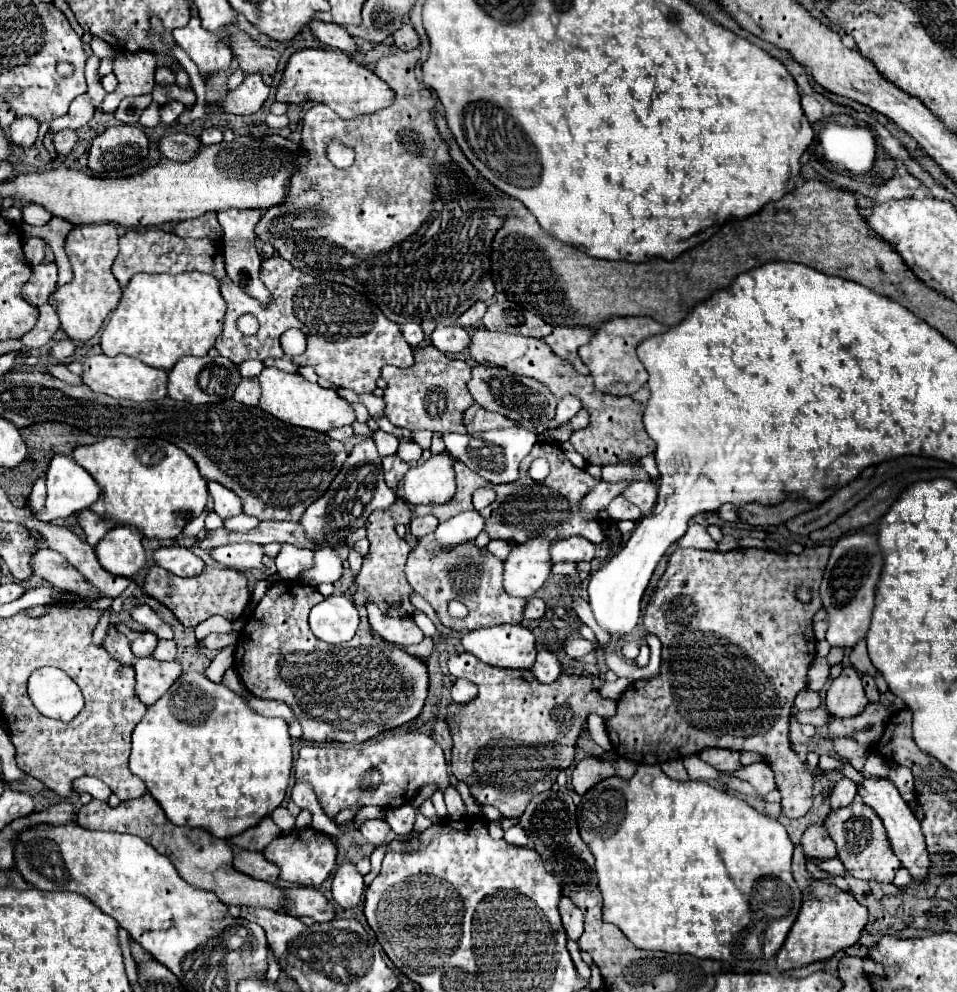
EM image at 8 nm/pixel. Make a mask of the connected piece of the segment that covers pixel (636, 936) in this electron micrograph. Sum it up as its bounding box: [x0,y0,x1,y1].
[576,764,802,972]

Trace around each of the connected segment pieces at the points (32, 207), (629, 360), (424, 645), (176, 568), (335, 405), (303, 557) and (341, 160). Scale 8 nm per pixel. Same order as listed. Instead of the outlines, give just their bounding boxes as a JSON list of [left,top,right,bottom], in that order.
[[22,204,52,226],[578,316,666,396],[392,638,434,660],[154,546,204,578],[258,368,354,432],[276,544,314,580],[328,140,354,168]]

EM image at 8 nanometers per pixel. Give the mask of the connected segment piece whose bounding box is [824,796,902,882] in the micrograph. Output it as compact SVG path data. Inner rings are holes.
M860 796L854 798L852 804L846 808L830 812L830 816L824 820L824 826L838 848L838 858L842 860L844 868L850 876L860 880L876 880L876 882L892 882L896 870L900 870L900 860L896 854L892 854L892 848L888 846L888 836L884 830L884 824L880 822L878 814L862 802Z

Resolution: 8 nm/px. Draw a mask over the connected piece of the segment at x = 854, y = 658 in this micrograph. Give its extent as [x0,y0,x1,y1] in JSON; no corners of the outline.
[850,642,876,676]

